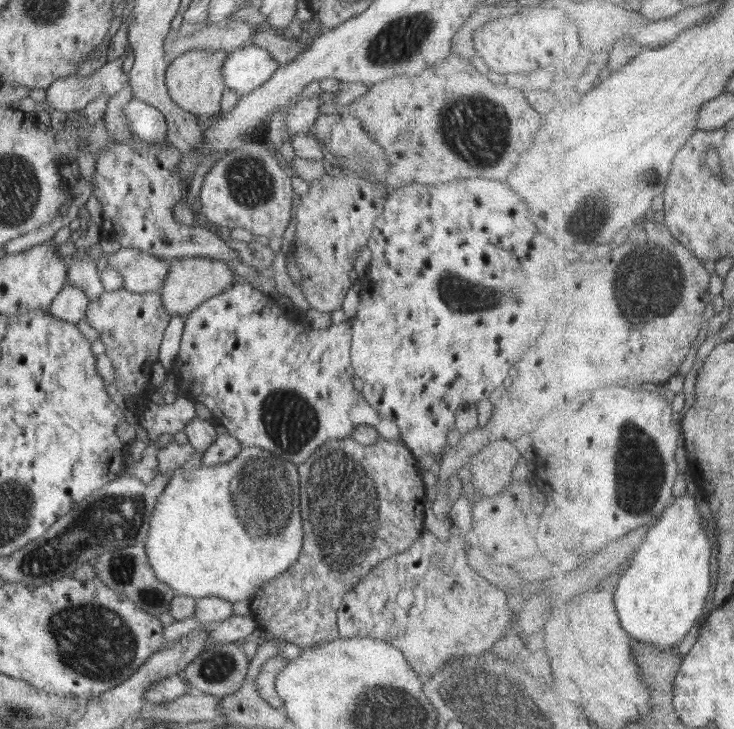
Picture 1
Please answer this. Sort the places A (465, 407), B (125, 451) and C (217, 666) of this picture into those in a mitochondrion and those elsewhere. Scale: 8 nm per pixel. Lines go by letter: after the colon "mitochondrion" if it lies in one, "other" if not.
A: other
B: other
C: mitochondrion

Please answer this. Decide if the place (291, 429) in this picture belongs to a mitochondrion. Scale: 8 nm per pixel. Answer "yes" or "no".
yes

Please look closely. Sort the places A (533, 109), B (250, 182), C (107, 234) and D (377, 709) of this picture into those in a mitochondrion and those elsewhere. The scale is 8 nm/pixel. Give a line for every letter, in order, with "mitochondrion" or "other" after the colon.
A: other
B: mitochondrion
C: other
D: mitochondrion

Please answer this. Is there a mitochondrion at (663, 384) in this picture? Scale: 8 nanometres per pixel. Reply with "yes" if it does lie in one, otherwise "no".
no

